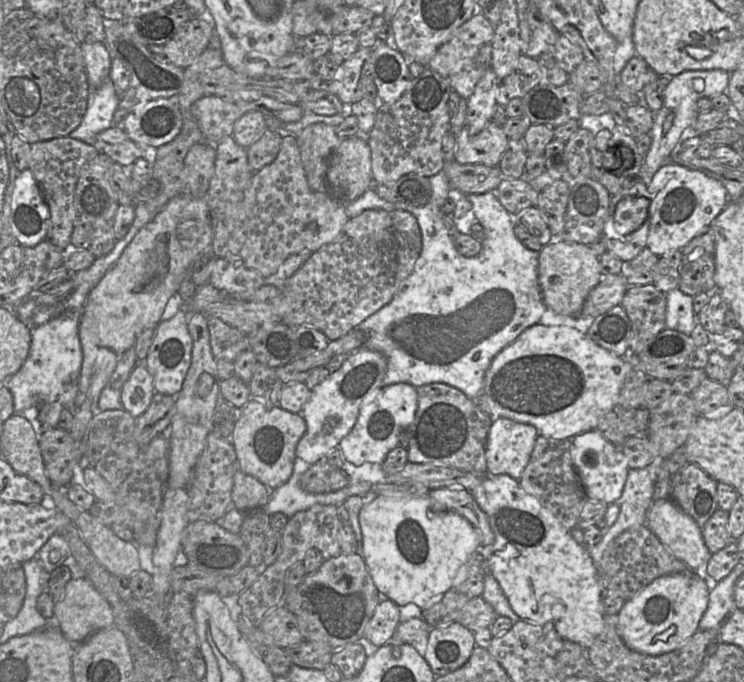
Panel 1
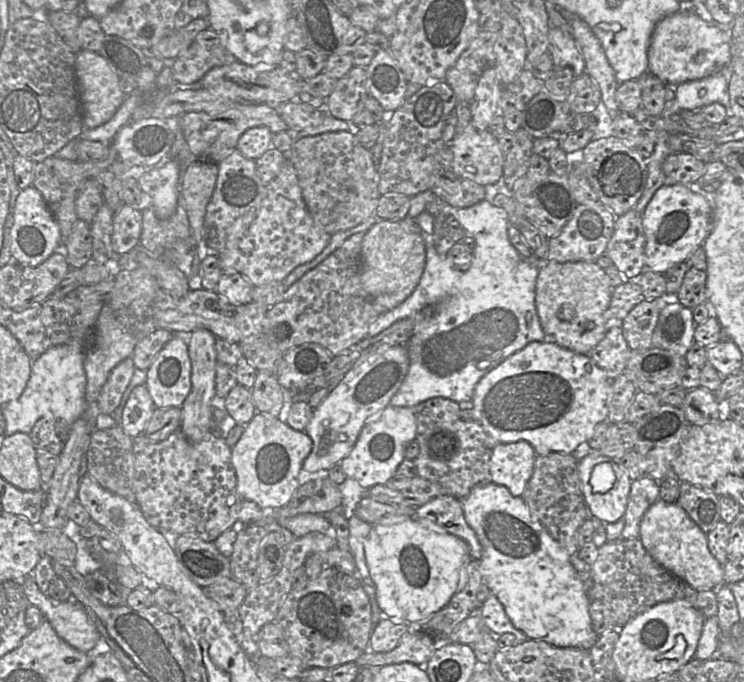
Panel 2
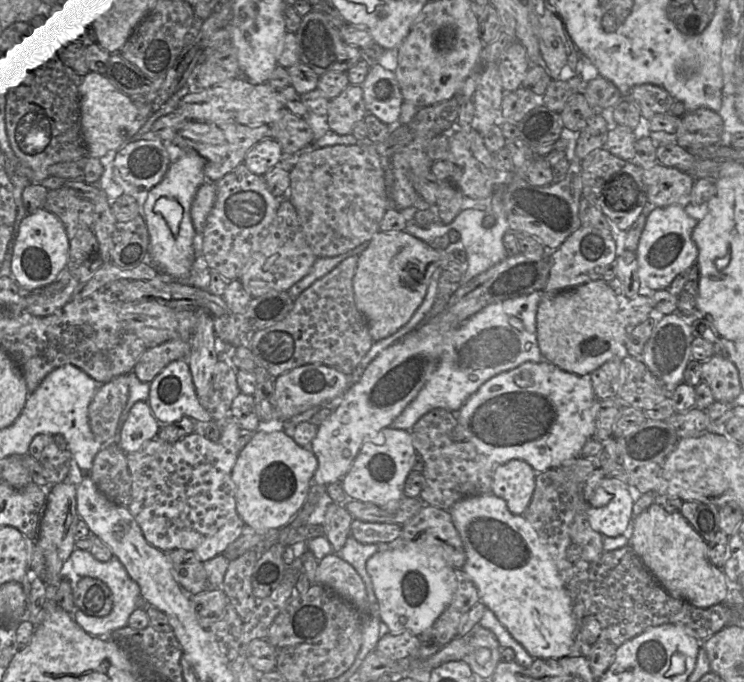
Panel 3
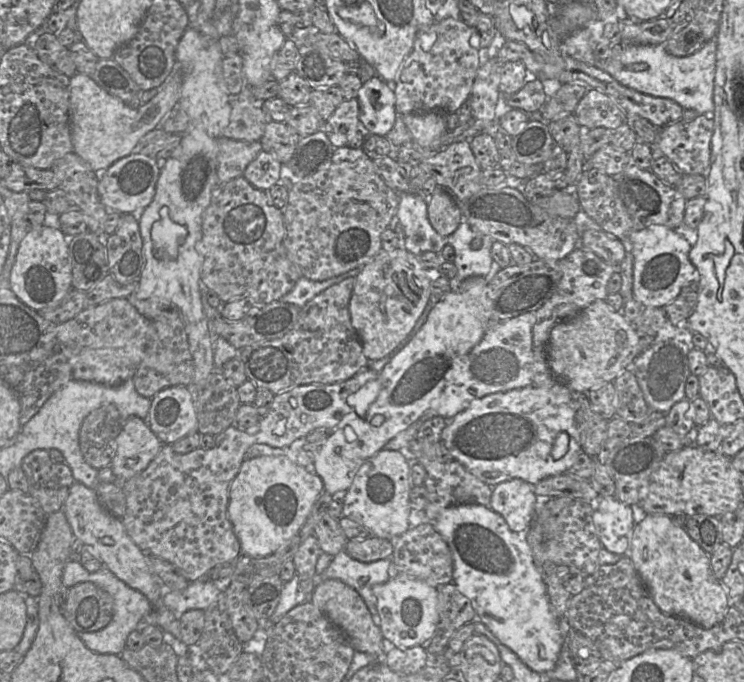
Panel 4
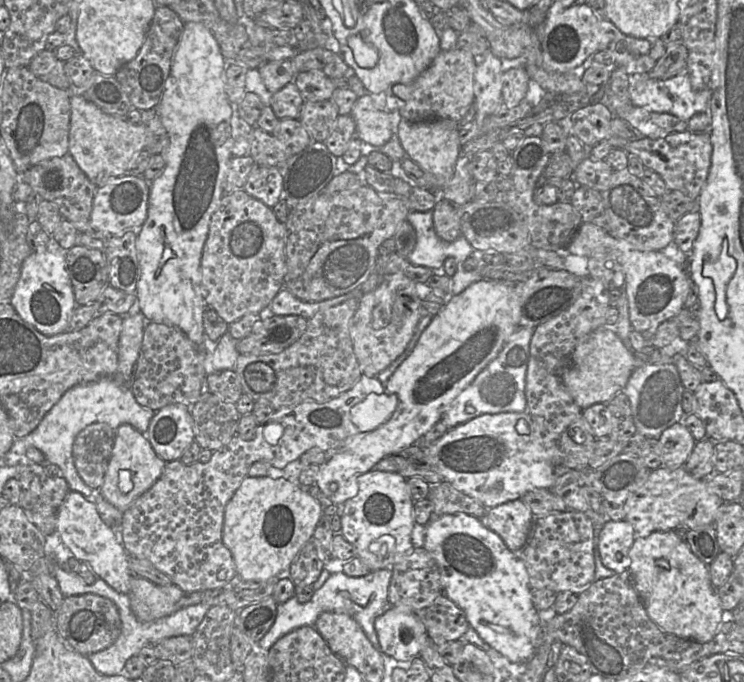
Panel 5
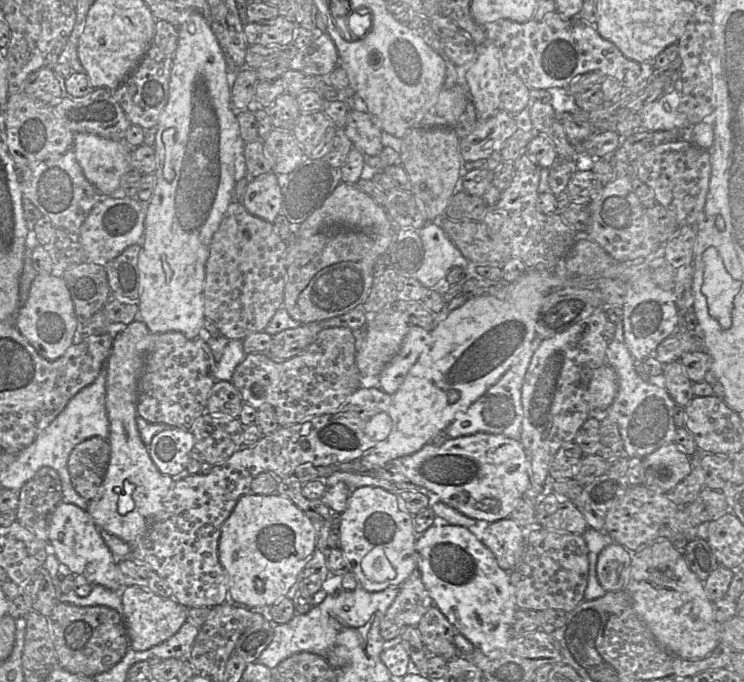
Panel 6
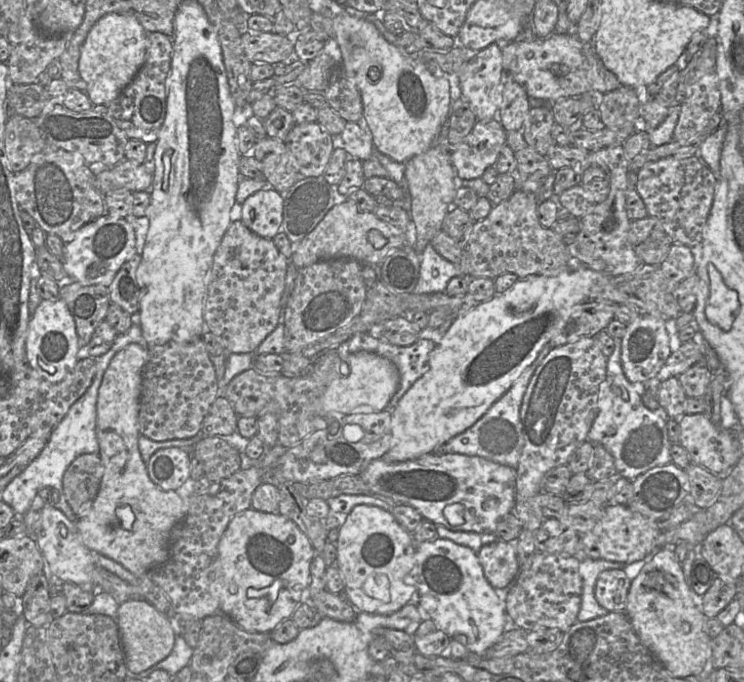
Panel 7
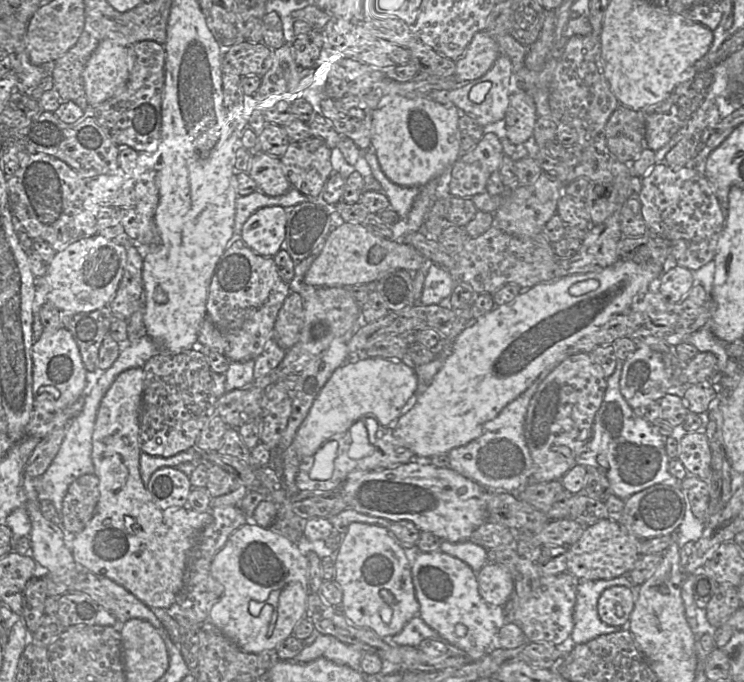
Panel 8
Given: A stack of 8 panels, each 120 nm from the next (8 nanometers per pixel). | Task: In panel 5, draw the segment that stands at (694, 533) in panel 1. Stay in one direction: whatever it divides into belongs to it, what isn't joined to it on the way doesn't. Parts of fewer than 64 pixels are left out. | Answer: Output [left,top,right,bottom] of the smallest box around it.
[627,530,726,643]

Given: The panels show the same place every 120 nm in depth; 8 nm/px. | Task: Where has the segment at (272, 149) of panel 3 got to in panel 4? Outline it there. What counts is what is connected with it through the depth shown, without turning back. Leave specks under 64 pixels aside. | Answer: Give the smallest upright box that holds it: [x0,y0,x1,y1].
[243,150,281,191]

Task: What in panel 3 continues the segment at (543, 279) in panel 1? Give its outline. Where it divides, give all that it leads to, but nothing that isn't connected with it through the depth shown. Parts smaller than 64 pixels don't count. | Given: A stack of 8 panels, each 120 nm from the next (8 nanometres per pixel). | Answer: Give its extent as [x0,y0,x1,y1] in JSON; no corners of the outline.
[537,279,627,376]

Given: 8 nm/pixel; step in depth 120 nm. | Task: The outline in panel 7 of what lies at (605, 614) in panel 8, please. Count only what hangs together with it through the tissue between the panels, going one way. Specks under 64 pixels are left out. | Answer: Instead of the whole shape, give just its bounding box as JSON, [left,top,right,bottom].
[596,568,630,612]

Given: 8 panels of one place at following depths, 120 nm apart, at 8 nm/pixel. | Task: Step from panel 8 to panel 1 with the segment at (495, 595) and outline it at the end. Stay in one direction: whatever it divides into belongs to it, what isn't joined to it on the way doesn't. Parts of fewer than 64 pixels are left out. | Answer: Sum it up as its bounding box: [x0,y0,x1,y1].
[486,417,537,480]

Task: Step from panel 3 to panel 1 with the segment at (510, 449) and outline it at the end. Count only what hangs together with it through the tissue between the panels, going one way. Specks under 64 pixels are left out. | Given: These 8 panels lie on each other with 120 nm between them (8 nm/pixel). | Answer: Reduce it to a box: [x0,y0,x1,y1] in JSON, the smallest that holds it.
[474,324,629,439]

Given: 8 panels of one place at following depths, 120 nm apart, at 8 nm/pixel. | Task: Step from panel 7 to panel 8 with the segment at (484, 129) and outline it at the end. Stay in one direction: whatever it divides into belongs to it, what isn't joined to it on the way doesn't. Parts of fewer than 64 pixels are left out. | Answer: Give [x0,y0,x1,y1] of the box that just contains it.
[450,133,503,198]

